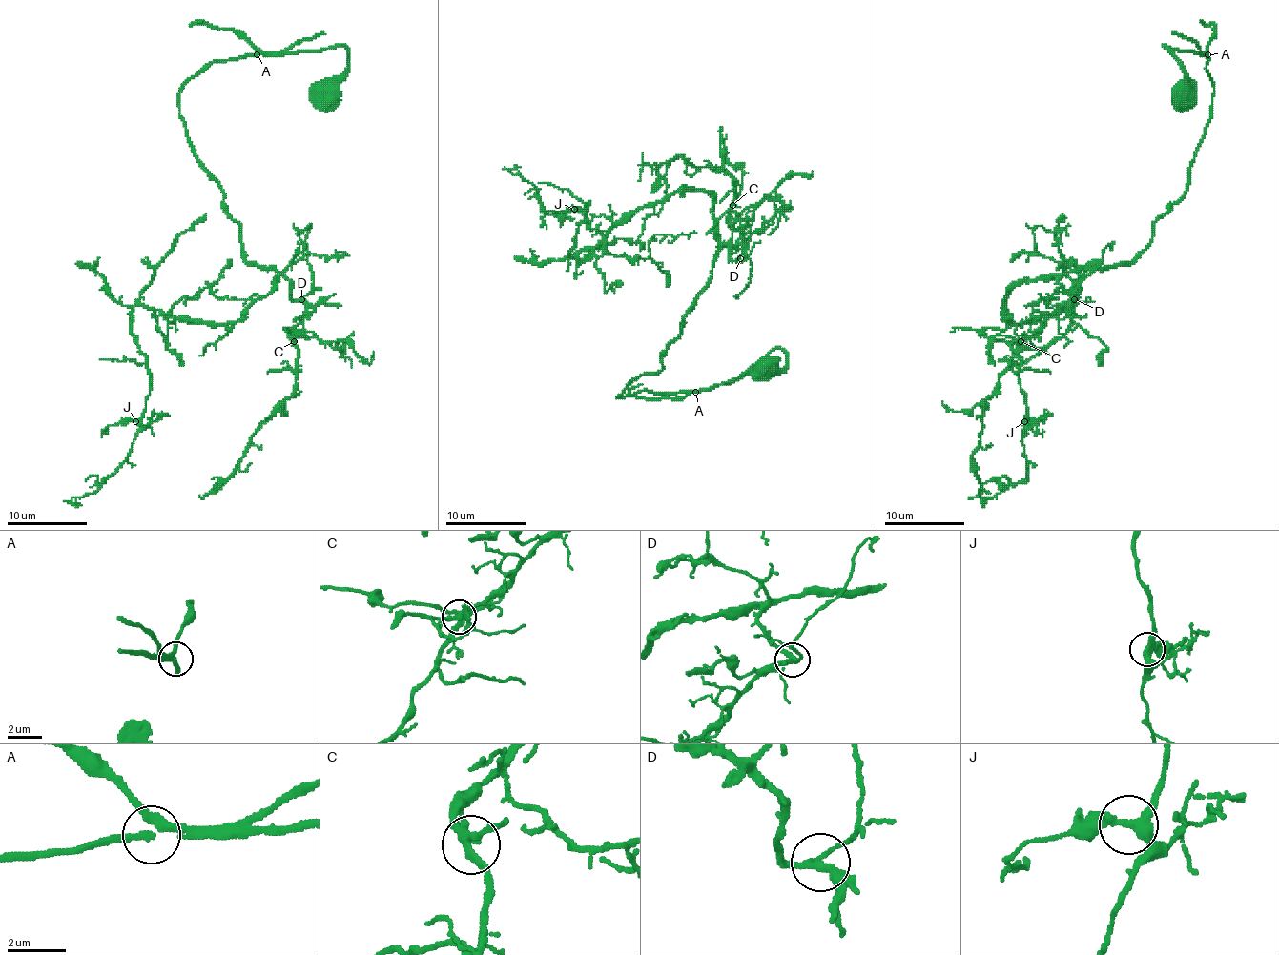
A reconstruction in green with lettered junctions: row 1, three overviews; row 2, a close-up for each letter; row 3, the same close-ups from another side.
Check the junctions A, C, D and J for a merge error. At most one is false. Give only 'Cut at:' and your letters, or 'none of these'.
Cut at: A

